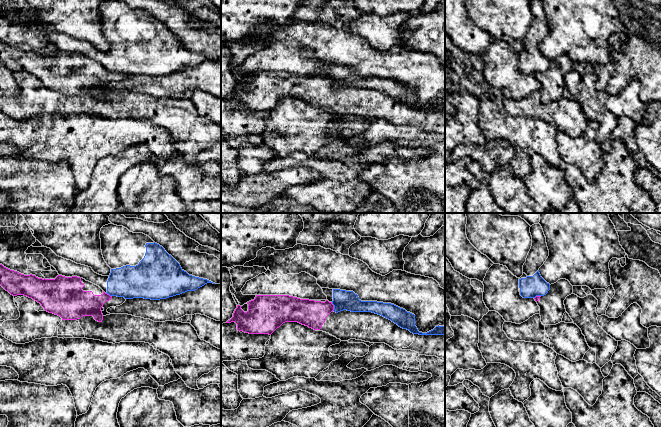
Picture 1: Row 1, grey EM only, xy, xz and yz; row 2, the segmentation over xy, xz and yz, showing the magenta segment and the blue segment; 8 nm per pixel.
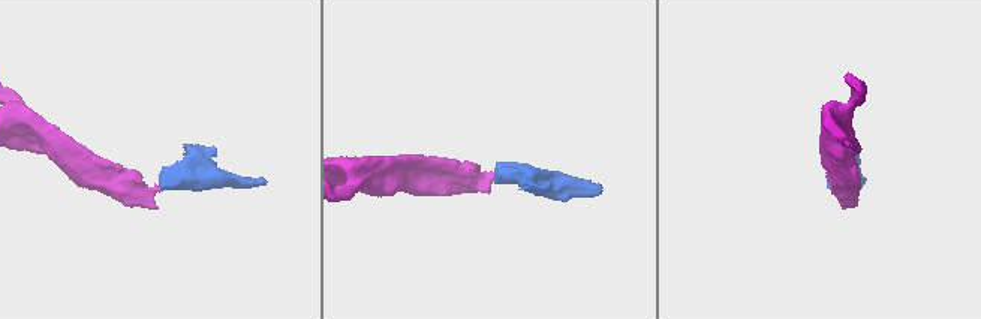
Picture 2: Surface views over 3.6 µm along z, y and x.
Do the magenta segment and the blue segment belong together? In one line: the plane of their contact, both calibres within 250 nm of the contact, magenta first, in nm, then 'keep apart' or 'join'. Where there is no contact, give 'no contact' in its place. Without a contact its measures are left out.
contact in xz; calibres 220 and 160 nm; keep apart

